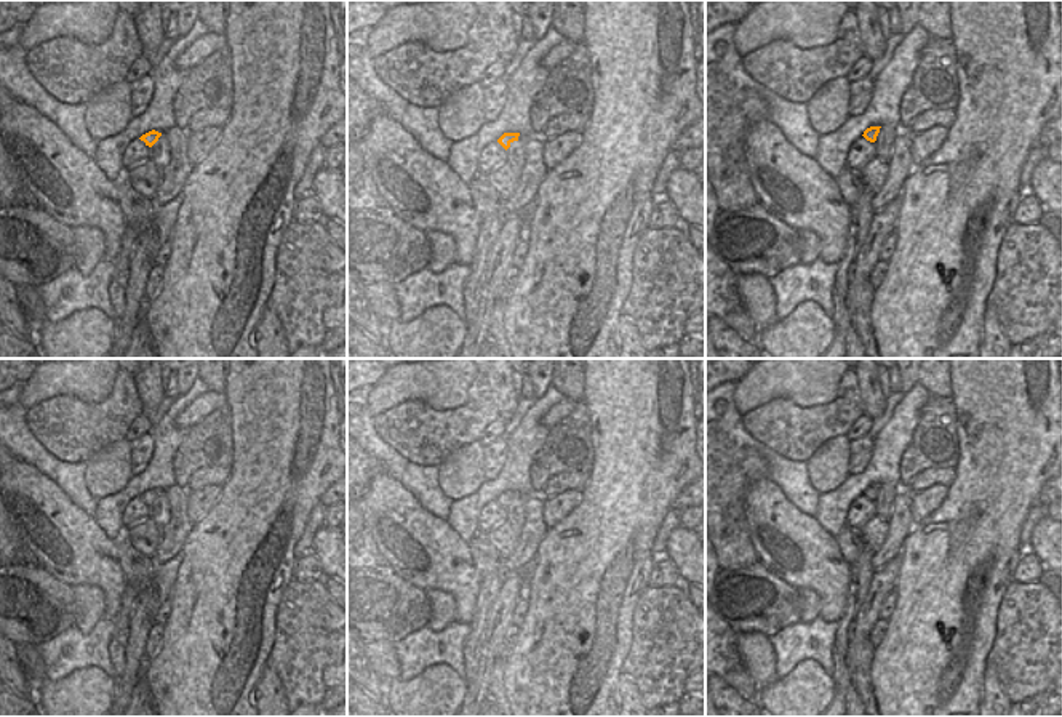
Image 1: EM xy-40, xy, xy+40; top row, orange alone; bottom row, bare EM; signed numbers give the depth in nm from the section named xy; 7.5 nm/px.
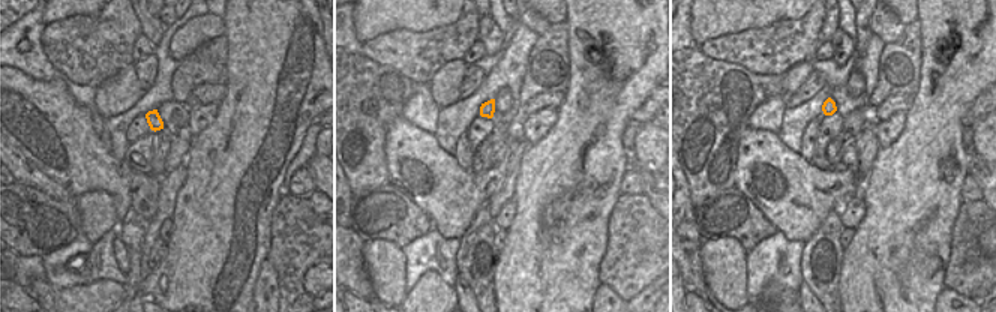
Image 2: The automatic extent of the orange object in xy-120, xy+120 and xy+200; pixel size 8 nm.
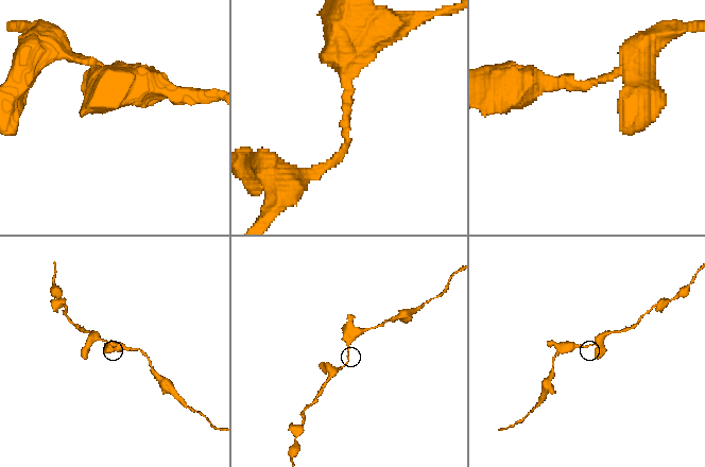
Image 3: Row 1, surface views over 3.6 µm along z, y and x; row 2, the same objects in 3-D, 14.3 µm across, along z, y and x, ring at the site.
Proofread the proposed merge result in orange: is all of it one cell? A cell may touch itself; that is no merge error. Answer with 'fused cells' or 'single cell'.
single cell

